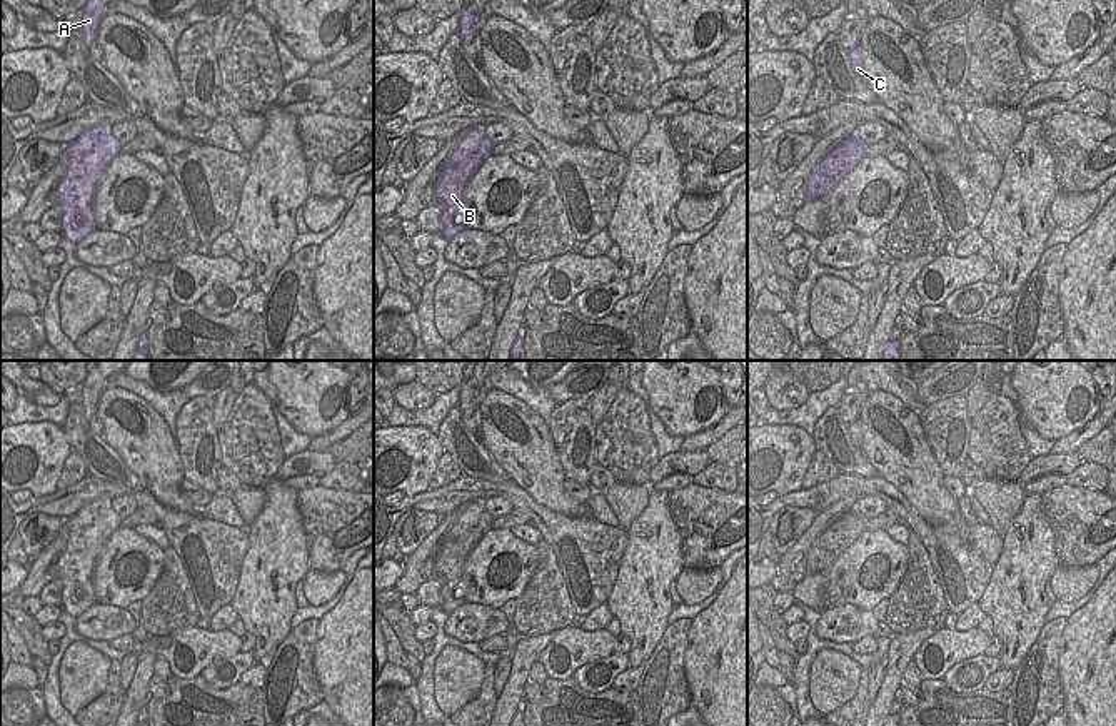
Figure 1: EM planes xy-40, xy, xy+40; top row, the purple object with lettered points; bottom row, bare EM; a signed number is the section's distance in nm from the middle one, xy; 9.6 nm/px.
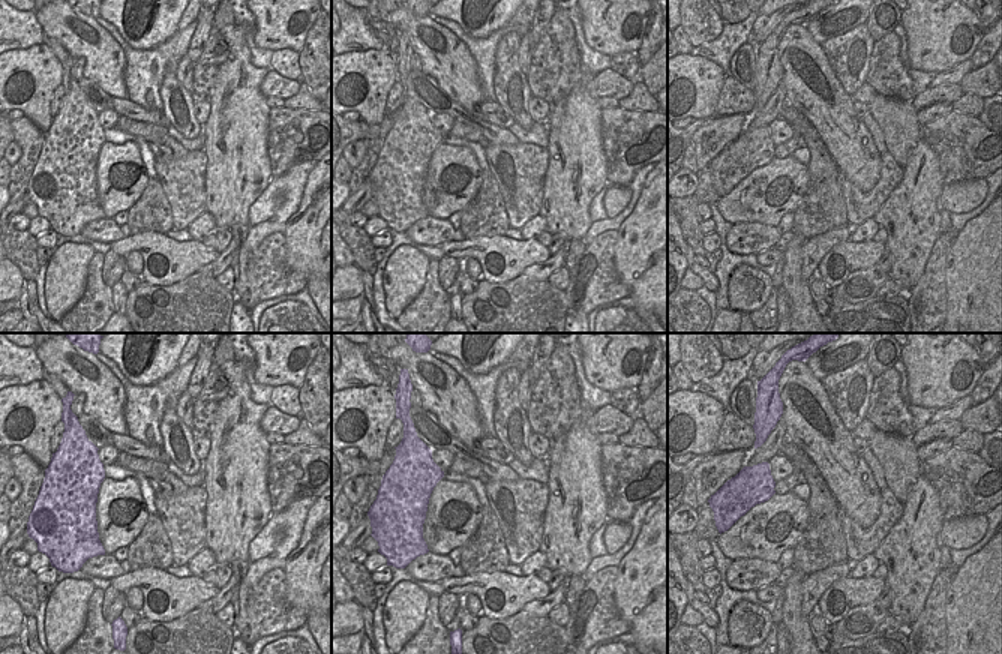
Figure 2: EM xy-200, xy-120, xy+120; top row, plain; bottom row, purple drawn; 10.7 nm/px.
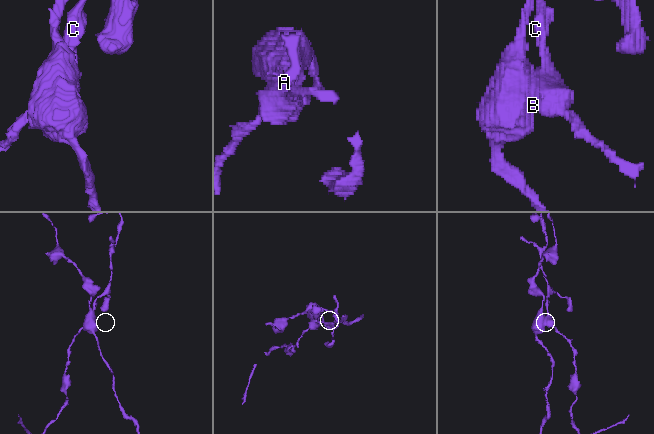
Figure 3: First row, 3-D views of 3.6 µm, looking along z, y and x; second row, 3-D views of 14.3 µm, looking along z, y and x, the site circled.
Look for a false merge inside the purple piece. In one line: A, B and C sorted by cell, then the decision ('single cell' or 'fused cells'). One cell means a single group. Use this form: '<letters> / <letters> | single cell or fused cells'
A B / C | fused cells

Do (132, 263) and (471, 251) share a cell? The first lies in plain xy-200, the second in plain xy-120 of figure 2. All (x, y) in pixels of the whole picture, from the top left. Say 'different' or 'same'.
different

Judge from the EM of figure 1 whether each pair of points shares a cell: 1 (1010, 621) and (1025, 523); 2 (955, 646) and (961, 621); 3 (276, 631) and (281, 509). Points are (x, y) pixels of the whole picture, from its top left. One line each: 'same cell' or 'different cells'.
1: same cell
2: different cells
3: same cell

